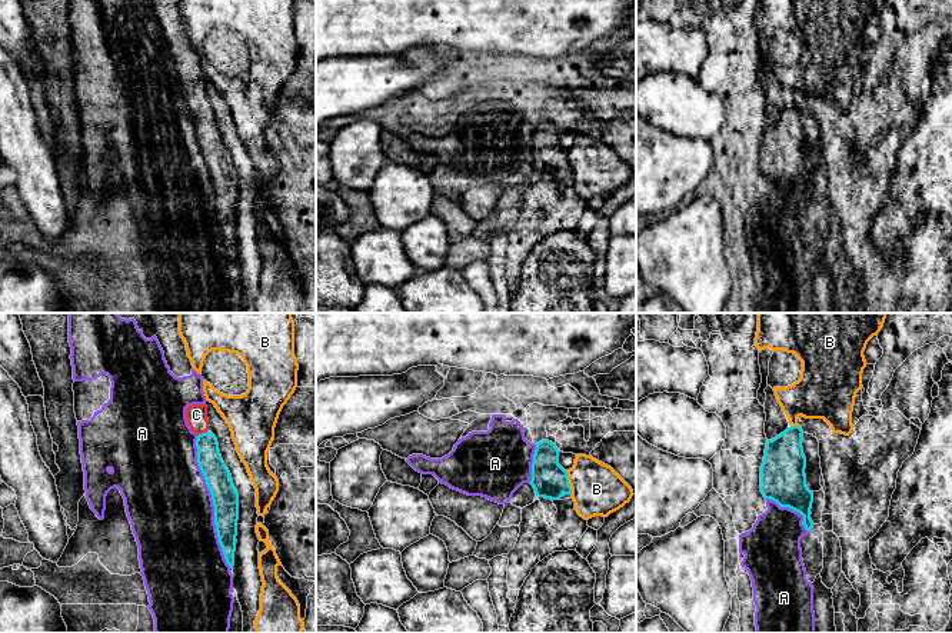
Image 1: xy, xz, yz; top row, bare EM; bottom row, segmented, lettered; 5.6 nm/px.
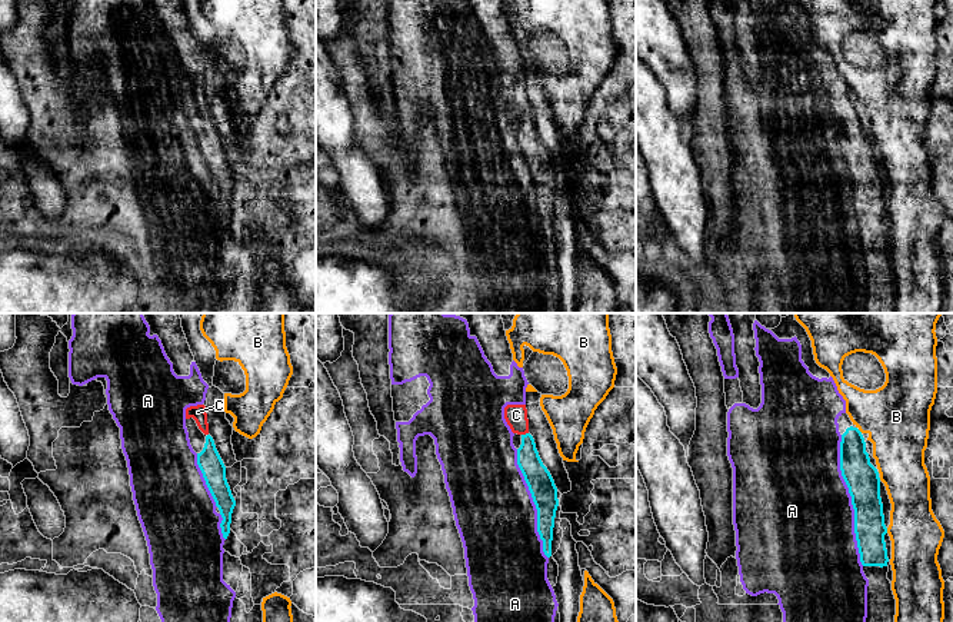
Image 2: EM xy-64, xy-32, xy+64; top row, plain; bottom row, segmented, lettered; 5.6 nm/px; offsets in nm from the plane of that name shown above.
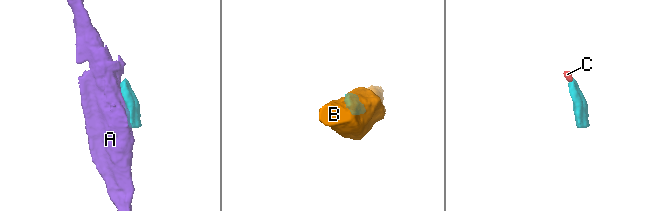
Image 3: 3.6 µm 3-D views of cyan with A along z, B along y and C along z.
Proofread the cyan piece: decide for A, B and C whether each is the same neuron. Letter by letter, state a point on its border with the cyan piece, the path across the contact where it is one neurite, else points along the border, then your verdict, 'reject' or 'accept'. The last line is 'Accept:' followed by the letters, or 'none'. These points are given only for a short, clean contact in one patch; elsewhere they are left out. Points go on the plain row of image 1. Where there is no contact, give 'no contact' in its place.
A: contact xy (213, 182); reject
B: contact xz (568, 162); reject
C: contact xy (203, 113); way xy (216, 155), (209, 139), (203, 113), (196, 95); accept
Accept: C

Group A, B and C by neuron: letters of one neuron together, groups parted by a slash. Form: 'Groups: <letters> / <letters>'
Groups: A / B / C

